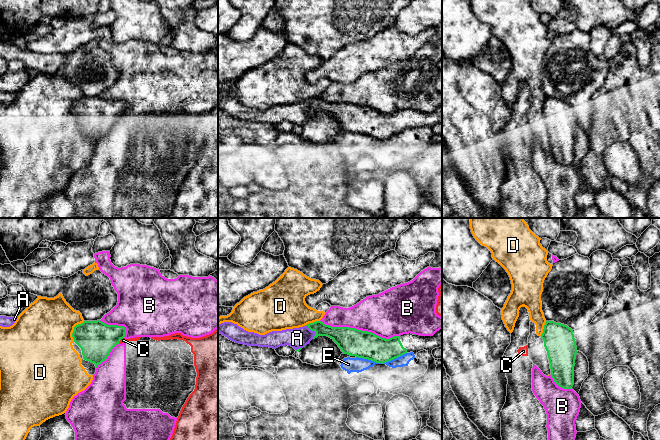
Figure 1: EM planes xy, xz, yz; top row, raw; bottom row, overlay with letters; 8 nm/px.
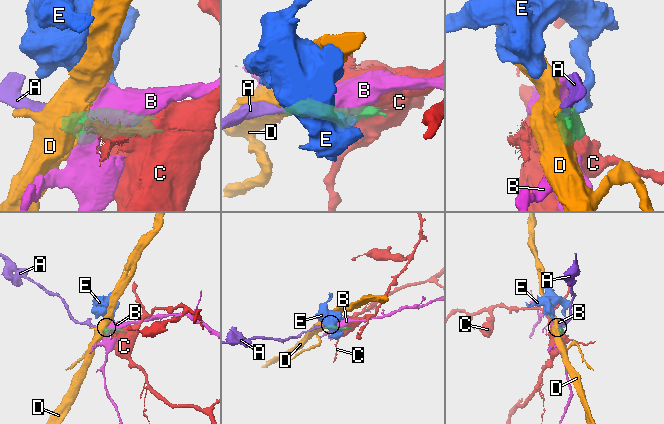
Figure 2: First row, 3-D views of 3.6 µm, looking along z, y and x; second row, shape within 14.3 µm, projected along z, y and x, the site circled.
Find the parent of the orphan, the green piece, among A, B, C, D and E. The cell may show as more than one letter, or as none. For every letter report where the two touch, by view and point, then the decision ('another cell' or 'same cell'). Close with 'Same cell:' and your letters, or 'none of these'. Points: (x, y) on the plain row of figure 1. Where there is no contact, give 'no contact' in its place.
A: xz (313, 106) | same cell
B: xz (360, 106) | another cell
C: xy (120, 115) | another cell
D: xy (74, 105) | another cell
E: xz (369, 135) | another cell
Same cell: A

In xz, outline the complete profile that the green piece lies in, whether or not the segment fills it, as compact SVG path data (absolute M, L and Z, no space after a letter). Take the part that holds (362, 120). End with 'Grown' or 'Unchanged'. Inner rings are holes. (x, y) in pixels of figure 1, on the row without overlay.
M321 97L299 104L272 107L265 111L248 108L232 98L224 98L218 101L218 108L235 119L273 125L288 121L298 128L313 114L327 112L344 130L381 140L407 129L400 112L385 115L371 108L349 103L332 103Z. Grown

